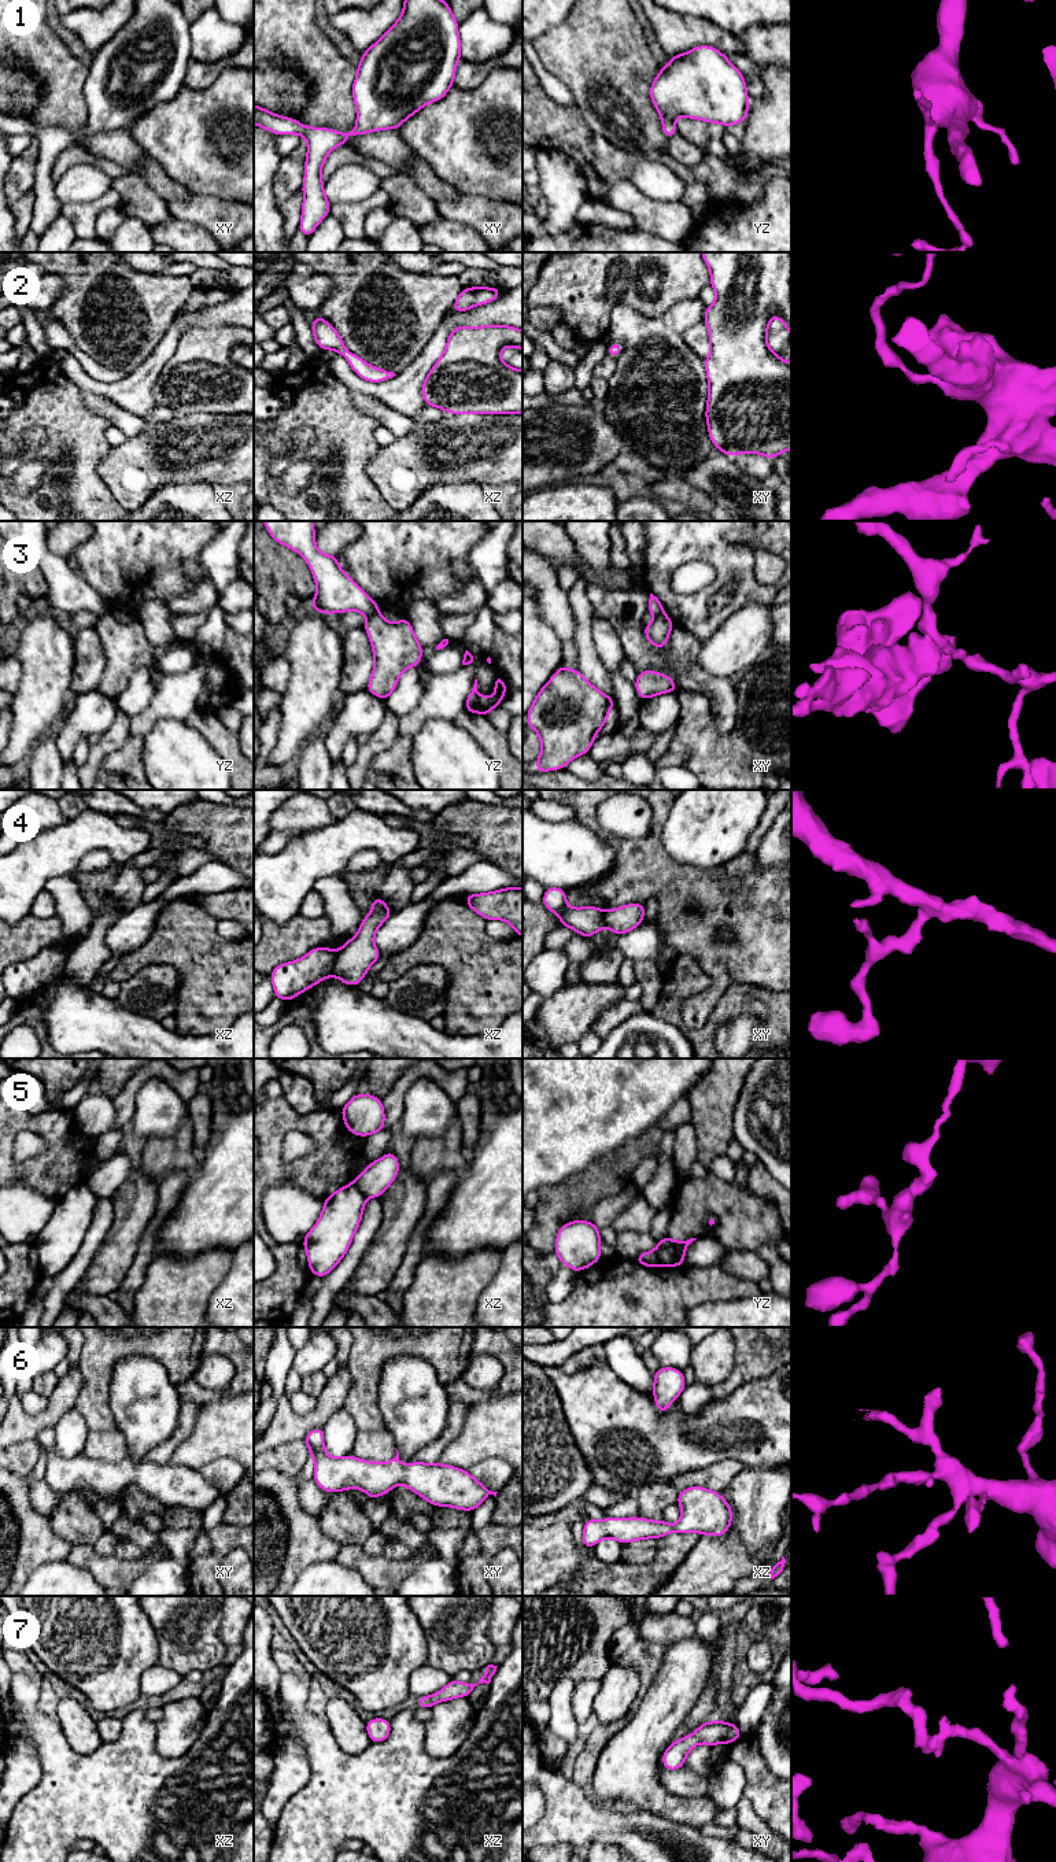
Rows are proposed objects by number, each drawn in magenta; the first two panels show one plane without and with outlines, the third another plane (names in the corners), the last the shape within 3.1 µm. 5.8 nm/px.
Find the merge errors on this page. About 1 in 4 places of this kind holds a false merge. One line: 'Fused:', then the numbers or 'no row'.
Fused: 3, 4, 5

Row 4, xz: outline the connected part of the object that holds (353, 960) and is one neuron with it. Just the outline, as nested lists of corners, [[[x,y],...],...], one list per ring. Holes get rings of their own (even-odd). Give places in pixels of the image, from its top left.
[[[380,897],[373,898],[372,912],[363,917],[358,934],[336,952],[333,976],[350,986],[362,982],[370,965],[381,957],[373,943],[374,934],[392,913]]]

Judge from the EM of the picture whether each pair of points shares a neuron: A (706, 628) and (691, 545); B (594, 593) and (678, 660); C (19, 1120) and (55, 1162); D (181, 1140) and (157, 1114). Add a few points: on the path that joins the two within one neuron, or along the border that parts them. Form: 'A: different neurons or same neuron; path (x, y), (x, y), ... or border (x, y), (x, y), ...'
A: same neuron; path (704, 605), (704, 597), (720, 580), (715, 560)
B: same neuron; path (616, 614), (630, 628), (632, 636), (656, 660)
C: same neuron; path (33, 1123), (37, 1123), (55, 1141), (55, 1148)
D: different neurons; border (187, 1122), (168, 1138), (150, 1137), (144, 1141)

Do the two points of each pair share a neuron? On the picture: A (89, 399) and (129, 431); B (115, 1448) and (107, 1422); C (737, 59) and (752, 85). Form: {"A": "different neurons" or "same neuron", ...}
{"A": "same neuron", "B": "different neurons", "C": "same neuron"}

